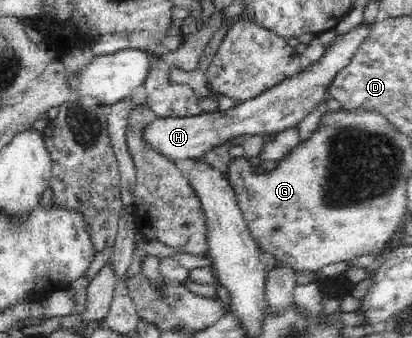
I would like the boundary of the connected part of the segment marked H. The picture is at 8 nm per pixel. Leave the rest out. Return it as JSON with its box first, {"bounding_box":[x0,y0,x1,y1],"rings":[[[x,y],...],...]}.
{"bounding_box":[141,24,372,162],"rings":[[[359,24],[352,31],[336,36],[334,42],[326,47],[326,52],[312,65],[304,65],[298,75],[284,79],[272,89],[260,93],[254,99],[240,102],[227,111],[202,113],[193,117],[157,118],[146,130],[141,132],[148,145],[159,151],[164,157],[176,162],[179,159],[198,159],[204,157],[210,149],[224,143],[243,140],[245,137],[272,137],[284,130],[297,128],[303,119],[312,113],[320,101],[327,98],[327,92],[333,80],[358,52],[360,44],[370,35],[372,24]]]}

